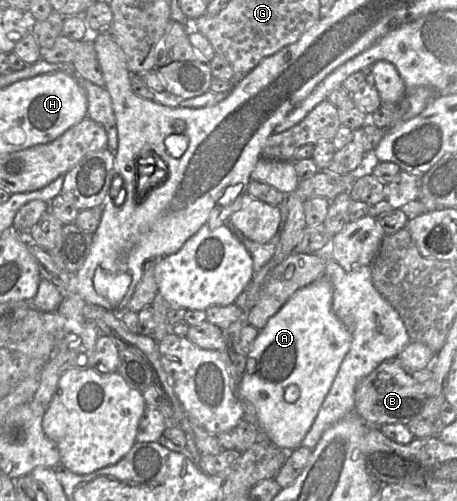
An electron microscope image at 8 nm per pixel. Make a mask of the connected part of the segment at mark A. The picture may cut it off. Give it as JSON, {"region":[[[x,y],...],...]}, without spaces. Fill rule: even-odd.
{"region":[[[326,277],[298,290],[268,320],[265,327],[259,330],[251,350],[246,355],[245,371],[236,394],[241,402],[254,407],[257,427],[264,439],[286,452],[301,446],[351,346],[351,329],[333,312],[332,298],[333,286]],[[289,386],[296,386],[299,389],[299,397],[294,402],[287,402],[284,397]]]}

